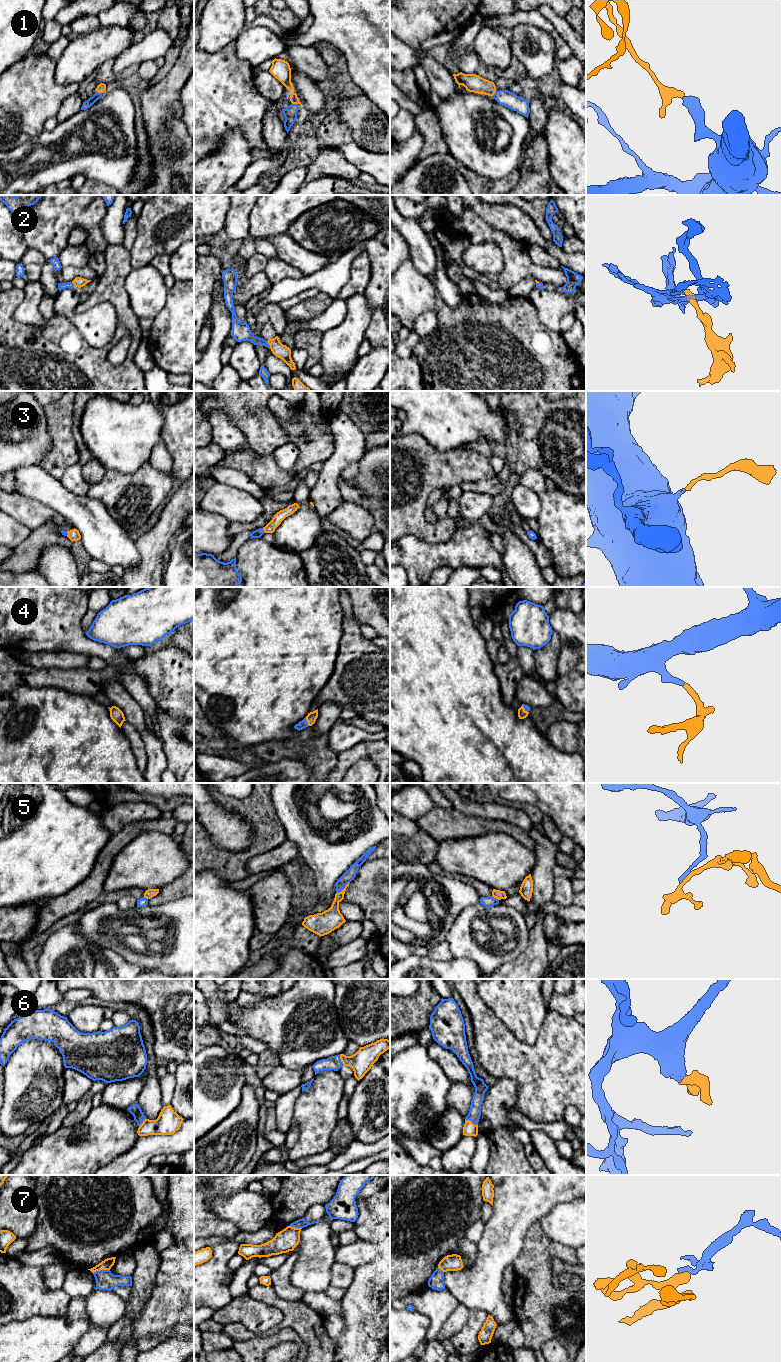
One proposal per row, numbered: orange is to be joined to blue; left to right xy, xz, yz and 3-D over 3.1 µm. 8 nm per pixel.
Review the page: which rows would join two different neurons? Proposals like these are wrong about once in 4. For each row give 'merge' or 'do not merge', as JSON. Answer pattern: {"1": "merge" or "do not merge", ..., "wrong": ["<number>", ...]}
{"1": "merge", "2": "do not merge", "3": "merge", "4": "merge", "5": "do not merge", "6": "merge", "7": "do not merge", "wrong": ["2", "5", "7"]}

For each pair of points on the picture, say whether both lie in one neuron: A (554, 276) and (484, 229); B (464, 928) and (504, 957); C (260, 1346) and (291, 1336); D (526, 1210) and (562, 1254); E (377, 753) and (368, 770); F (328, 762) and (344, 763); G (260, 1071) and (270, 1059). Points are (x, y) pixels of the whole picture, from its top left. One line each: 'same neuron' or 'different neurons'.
A: same neuron
B: same neuron
C: same neuron
D: different neurons
E: different neurons
F: different neurons
G: same neuron

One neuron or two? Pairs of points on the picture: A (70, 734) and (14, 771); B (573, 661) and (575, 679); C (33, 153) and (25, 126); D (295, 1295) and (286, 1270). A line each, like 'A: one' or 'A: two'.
A: one
B: two
C: two
D: one

